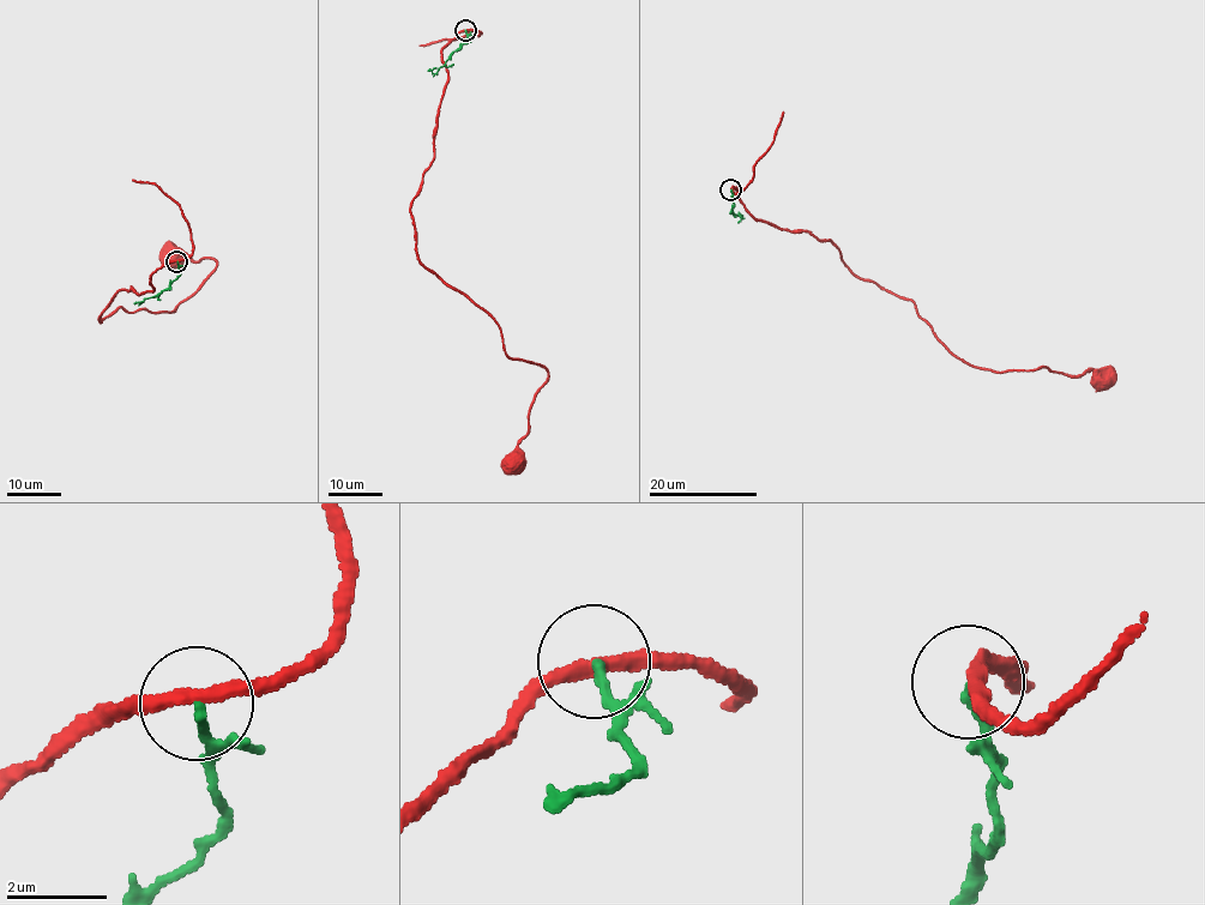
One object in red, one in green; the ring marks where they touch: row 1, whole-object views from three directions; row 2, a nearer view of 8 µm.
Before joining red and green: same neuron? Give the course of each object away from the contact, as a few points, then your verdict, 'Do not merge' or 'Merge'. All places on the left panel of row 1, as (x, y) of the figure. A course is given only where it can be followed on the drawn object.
Course of red: (178, 260), (154, 289), (118, 291), (98, 320), (173, 313), (216, 266), (181, 249), (168, 259). Course of green: (178, 260), (180, 275), (170, 285), (134, 303). Do not merge

